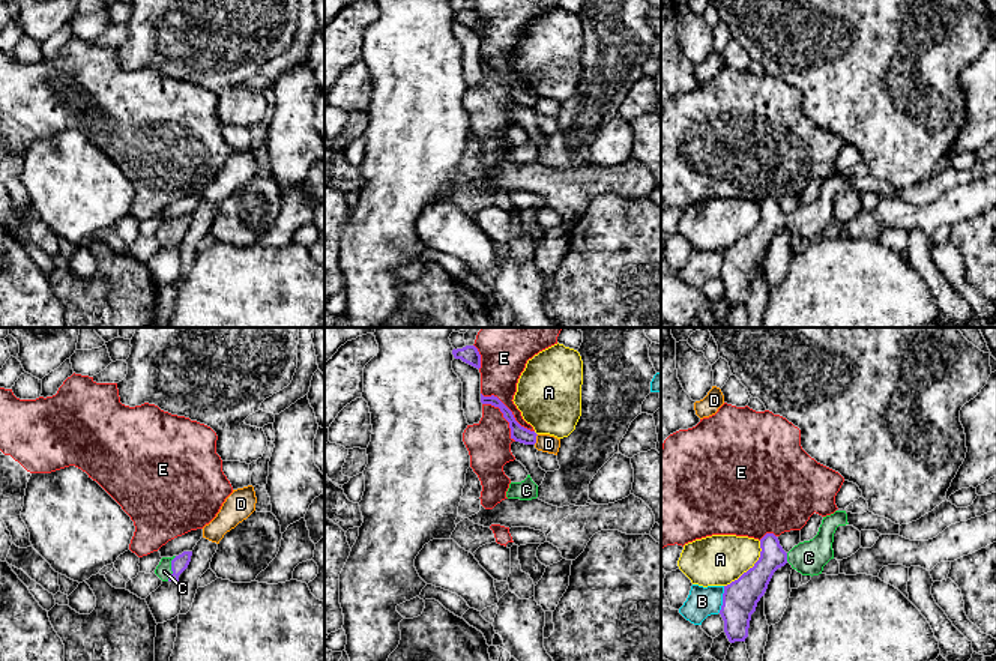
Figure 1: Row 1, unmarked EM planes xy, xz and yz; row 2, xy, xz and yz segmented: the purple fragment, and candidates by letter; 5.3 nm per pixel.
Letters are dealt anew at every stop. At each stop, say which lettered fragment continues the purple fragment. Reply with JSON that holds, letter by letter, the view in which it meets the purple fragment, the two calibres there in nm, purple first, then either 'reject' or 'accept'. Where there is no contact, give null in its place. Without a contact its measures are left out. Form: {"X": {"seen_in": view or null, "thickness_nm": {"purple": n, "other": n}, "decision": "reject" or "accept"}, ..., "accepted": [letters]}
{"A": {"seen_in": "yz", "thickness_nm": {"purple": 190, "other": 280}, "decision": "reject"}, "B": {"seen_in": "yz", "thickness_nm": {"purple": 190, "other": 160}, "decision": "reject"}, "C": {"seen_in": "xy", "thickness_nm": {"purple": 90, "other": 80}, "decision": "accept"}, "D": {"seen_in": "xz", "thickness_nm": {"purple": 90, "other": 100}, "decision": "reject"}, "E": {"seen_in": "xz", "thickness_nm": {"purple": 90, "other": 220}, "decision": "reject"}, "accepted": ["C"]}

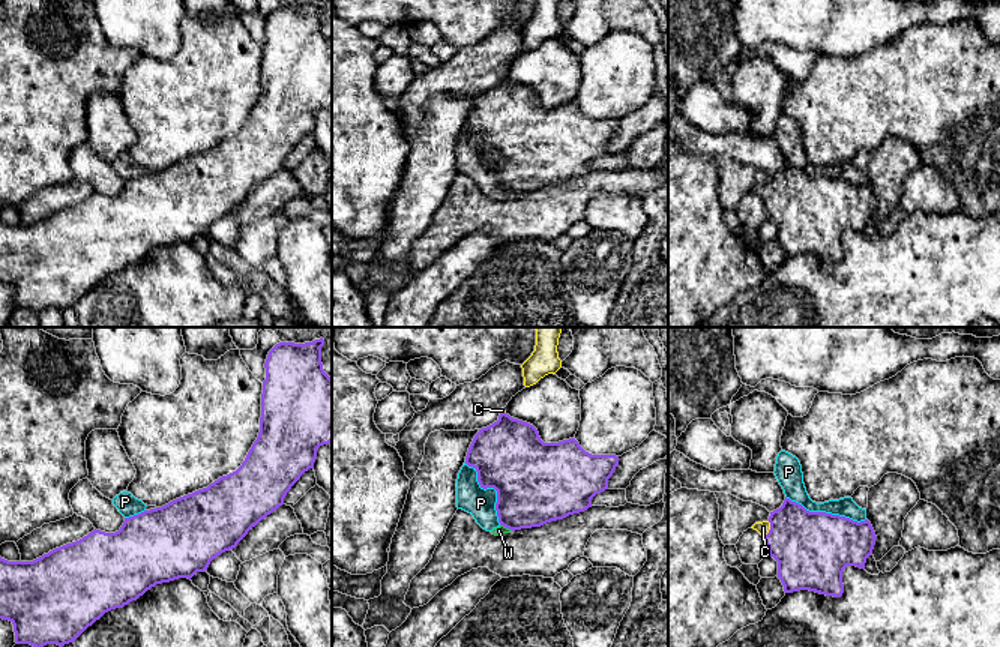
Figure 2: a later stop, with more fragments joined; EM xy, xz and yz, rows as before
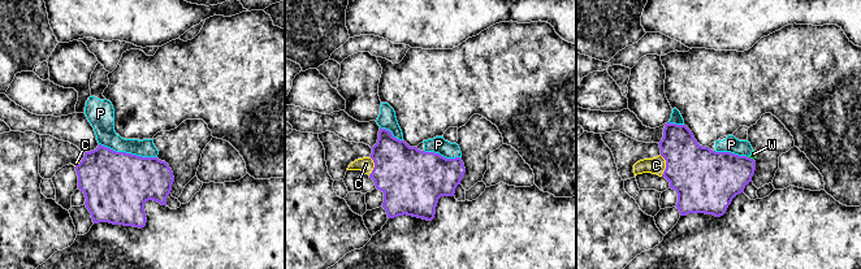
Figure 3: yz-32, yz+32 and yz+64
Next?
{"C": {"seen_in": "yz", "thickness_nm": {"purple": 400, "other": 70}, "decision": "accept"}, "P": {"seen_in": "yz", "thickness_nm": {"purple": 400, "other": 130}, "decision": "reject"}, "W": {"seen_in": "xz", "thickness_nm": {"purple": 380, "other": 50}, "decision": "reject"}, "accepted": ["C"]}

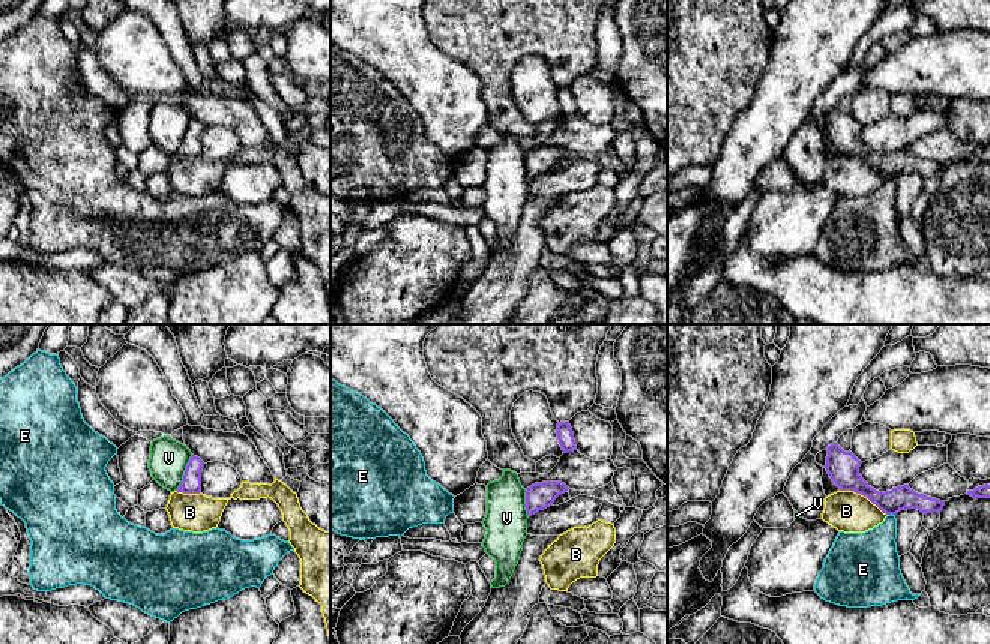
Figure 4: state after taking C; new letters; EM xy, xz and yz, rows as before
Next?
{"B": {"seen_in": "yz", "thickness_nm": {"purple": 180, "other": 220}, "decision": "reject"}, "E": {"seen_in": "yz", "thickness_nm": {"purple": 130, "other": 260}, "decision": "reject"}, "V": {"seen_in": "xy", "thickness_nm": {"purple": 110, "other": 200}, "decision": "reject"}, "accepted": []}

